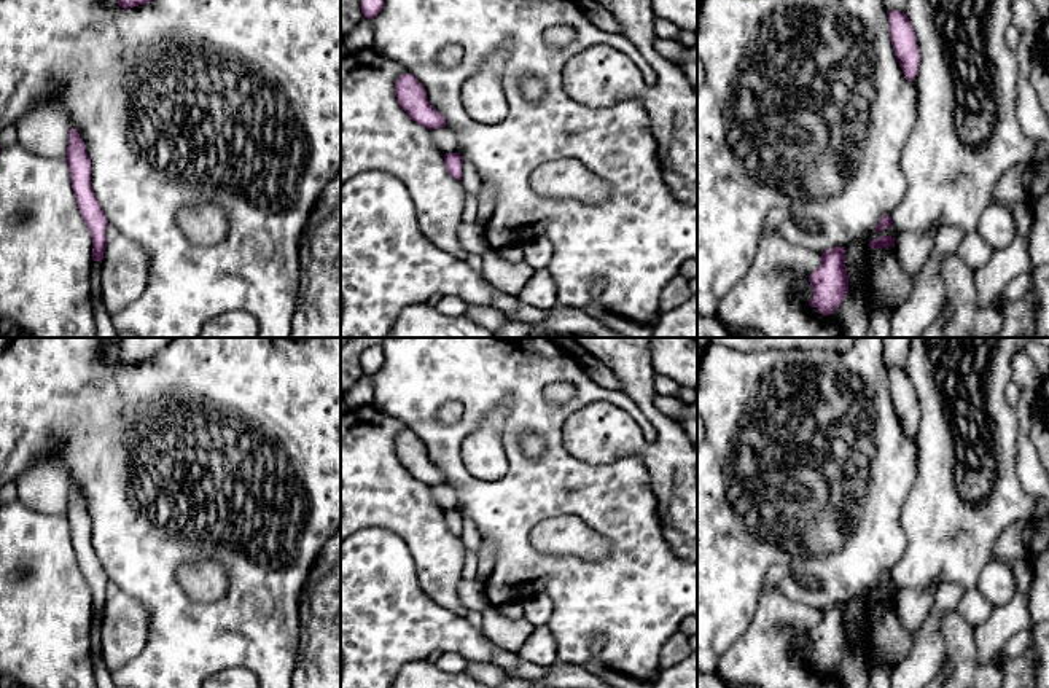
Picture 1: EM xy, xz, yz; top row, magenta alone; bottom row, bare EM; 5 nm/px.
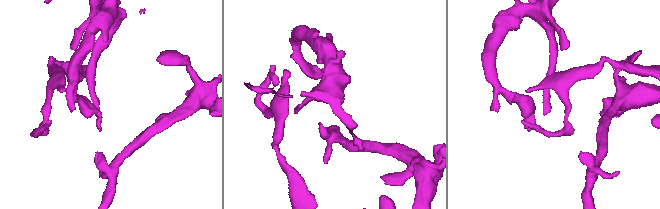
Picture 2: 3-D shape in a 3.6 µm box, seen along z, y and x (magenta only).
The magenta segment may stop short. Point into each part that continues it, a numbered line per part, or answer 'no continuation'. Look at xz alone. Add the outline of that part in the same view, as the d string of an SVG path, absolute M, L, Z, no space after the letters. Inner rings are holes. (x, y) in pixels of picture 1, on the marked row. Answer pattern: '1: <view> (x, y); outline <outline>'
no continuation

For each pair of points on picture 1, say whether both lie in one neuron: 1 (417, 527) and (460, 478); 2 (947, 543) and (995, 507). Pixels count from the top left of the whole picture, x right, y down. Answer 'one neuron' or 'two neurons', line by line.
1: two neurons
2: one neuron

